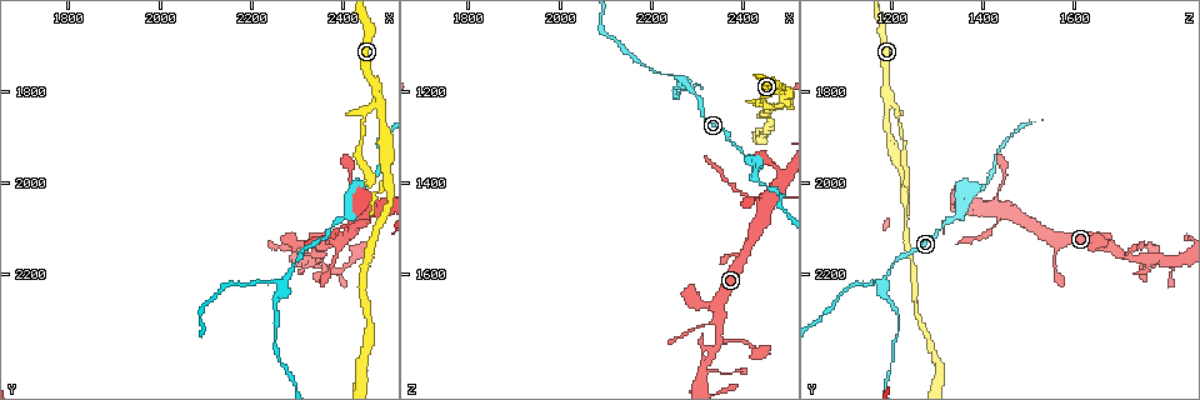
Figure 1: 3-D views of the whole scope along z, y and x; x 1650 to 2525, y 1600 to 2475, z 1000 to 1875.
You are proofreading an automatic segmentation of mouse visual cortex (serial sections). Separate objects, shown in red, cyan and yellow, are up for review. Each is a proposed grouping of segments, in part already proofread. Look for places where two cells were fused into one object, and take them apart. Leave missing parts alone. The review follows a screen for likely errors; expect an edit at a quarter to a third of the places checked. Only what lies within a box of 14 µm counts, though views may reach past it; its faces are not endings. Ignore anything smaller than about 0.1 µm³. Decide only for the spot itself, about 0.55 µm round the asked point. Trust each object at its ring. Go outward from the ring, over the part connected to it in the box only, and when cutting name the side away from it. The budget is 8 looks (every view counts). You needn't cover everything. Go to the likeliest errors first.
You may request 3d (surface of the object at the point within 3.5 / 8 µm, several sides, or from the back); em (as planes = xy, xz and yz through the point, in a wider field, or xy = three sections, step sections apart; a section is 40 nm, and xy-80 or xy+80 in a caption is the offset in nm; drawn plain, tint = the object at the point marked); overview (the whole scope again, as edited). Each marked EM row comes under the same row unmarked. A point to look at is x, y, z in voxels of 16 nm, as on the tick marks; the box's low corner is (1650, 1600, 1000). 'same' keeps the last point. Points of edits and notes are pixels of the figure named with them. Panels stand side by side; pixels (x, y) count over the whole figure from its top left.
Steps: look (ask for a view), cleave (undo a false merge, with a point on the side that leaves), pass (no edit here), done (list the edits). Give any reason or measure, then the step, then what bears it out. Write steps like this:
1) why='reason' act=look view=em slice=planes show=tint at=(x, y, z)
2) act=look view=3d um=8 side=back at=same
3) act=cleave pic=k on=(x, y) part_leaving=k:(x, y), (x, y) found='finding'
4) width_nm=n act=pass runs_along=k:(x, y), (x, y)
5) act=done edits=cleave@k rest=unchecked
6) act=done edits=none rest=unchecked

why='a fork' act=look view=3d um=3.5 at=(2480, 1825, 1190)

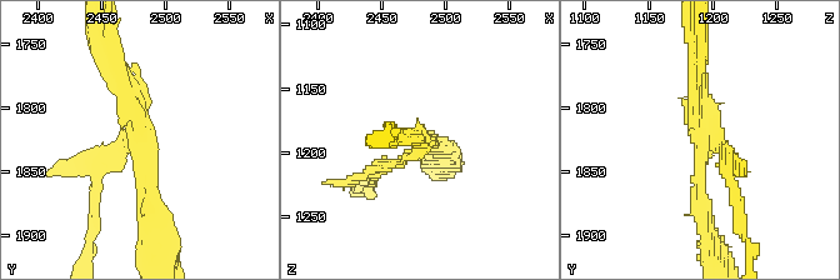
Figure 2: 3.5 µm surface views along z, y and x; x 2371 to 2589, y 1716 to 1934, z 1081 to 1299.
act=look view=em slice=xy step=5 show=tint at=(2478, 1822, 1194)

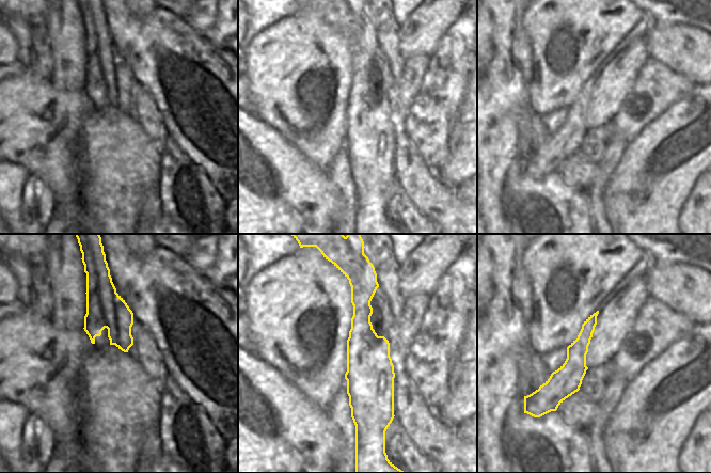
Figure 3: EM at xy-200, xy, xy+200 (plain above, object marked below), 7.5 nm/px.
arm_widths_nm=150,200,200 act=cleave pic=2 on=(724, 166) found='a second cell is stuck on'

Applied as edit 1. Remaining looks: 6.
why='thin neck' act=look view=3d um=3.5 at=(2320, 2130, 1670)

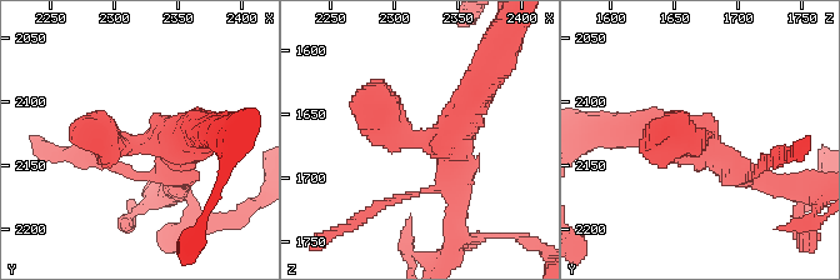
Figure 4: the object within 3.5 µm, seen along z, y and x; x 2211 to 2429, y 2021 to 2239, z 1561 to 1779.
why='need the tissue' act=look view=em slice=planes show=tint at=(2318, 2134, 1670)

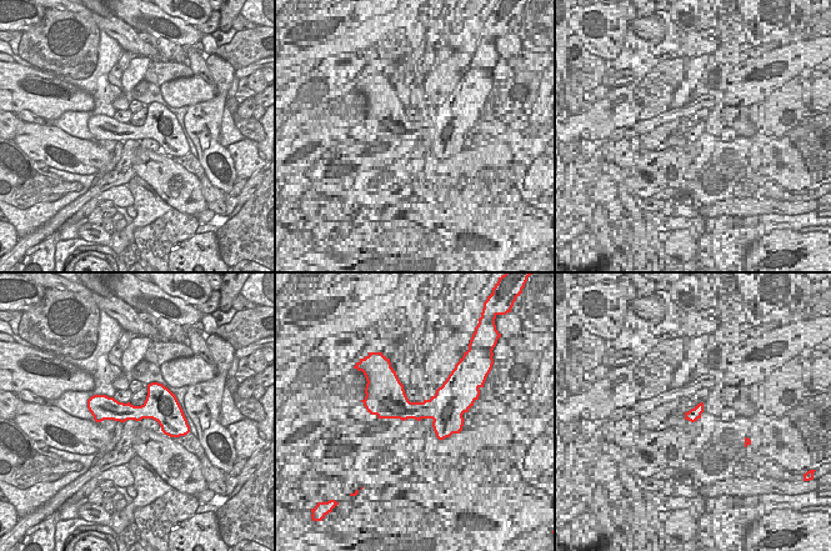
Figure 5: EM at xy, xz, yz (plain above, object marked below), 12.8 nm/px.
act=look view=em slice=xy step=2 show=tint at=same

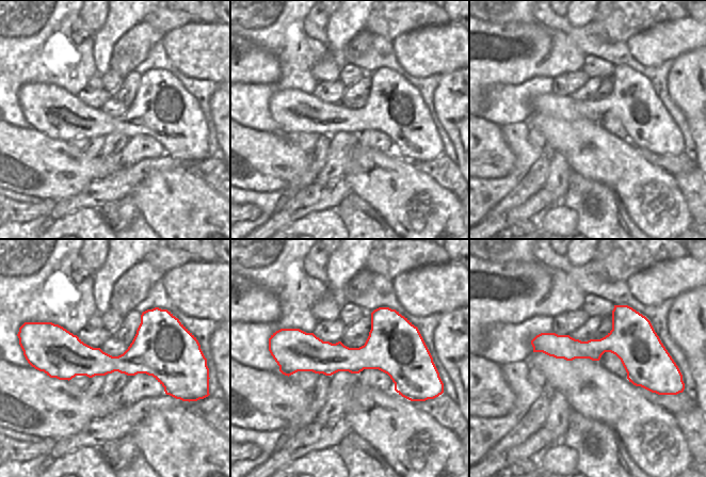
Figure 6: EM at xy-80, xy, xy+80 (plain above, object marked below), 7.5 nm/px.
act=pass runs_along=4:(194, 131), (90, 146) found='all the same cell'

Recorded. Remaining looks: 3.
why='three arms meet' act=look view=3d um=3.5 at=(2270, 2215, 1175)

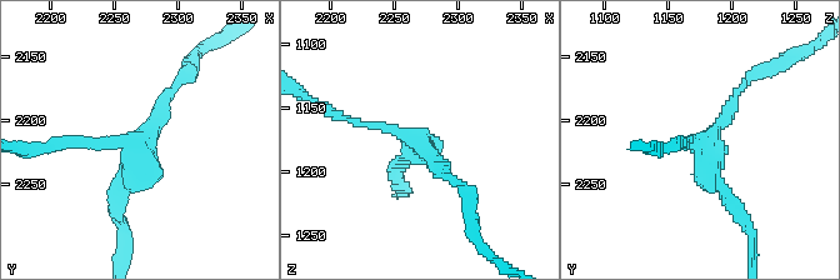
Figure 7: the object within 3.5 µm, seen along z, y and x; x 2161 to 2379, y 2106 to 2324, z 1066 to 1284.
why='now the EM' act=look view=em slice=xy step=3 show=tint at=(2274, 2212, 1182)

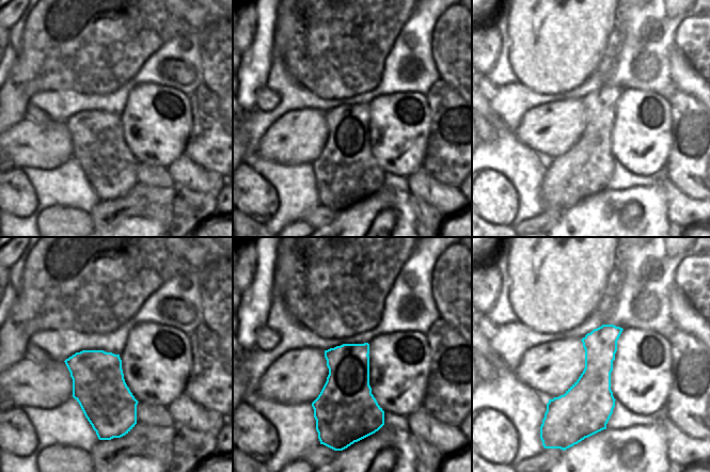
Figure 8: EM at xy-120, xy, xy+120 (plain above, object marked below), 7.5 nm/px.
width_nm=340 act=cleave pic=7 on=(741, 213) found='a second cell is stuck on'

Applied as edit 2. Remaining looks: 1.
act=done edits=cleave@2,cleave@7 rest=unchecked

